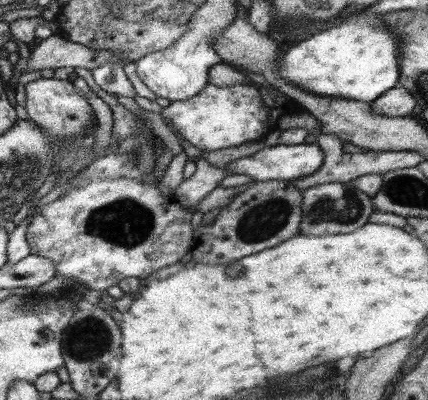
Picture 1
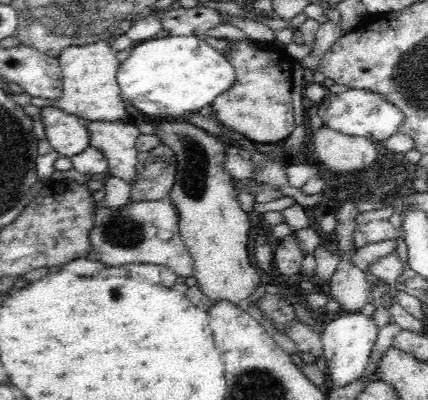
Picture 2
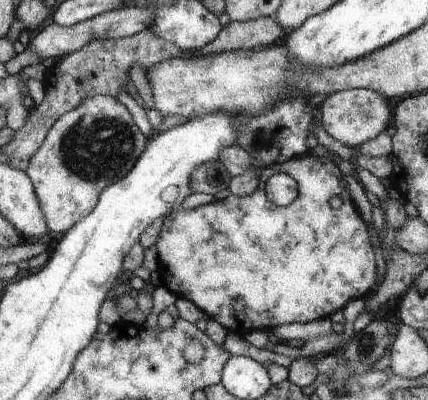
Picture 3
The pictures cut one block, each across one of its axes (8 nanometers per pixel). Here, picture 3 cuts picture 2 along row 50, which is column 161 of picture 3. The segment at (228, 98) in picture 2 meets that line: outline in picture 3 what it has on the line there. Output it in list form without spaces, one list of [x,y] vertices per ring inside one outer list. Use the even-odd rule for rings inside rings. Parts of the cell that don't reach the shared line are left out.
[[[307,154],[291,158],[283,164],[271,164],[259,172],[257,188],[249,196],[227,196],[193,210],[175,210],[163,224],[155,242],[157,274],[161,288],[171,292],[177,300],[195,304],[209,320],[227,328],[231,334],[245,336],[247,332],[271,330],[281,324],[307,324],[321,318],[331,318],[353,300],[363,300],[377,284],[375,256],[369,242],[369,230],[349,196],[343,176],[331,160],[323,154]],[[273,174],[287,174],[297,184],[297,198],[285,208],[275,206],[265,196],[265,182]],[[339,196],[341,206],[329,208],[327,200]],[[243,298],[245,310],[233,312],[231,300]]]

